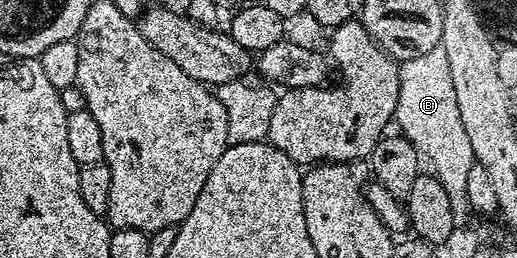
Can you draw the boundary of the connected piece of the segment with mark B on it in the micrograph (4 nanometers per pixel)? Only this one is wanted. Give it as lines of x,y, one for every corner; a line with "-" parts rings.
441,47
416,55
416,59
401,62
398,70
398,106
394,112
396,125
418,148
419,154
434,164
433,172
452,199
455,218
462,219
468,213
466,188
468,171
476,164
472,143
468,143
468,131
460,123
460,107
456,107
456,91
452,91
452,75
448,71
448,55

